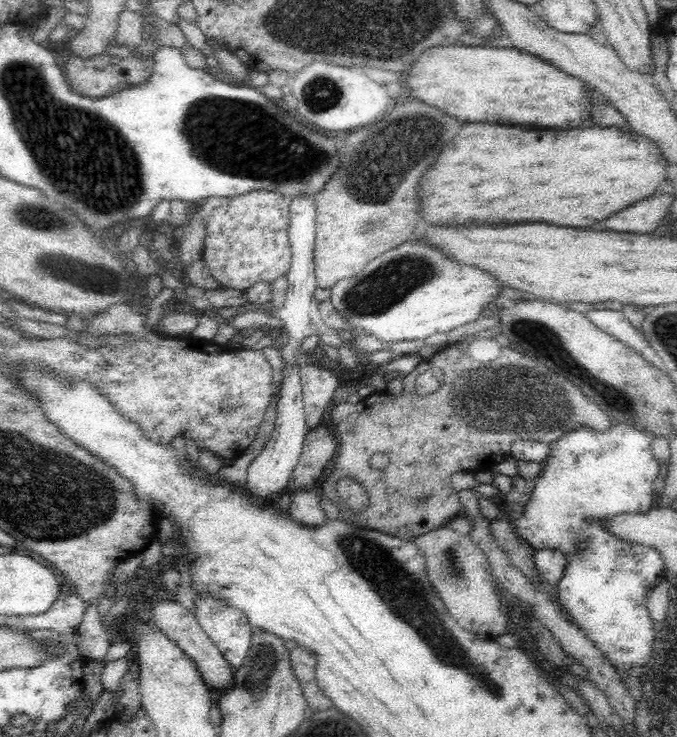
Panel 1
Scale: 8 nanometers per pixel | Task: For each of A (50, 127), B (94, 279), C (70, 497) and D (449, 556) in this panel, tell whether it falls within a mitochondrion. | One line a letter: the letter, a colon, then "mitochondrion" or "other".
A: mitochondrion
B: mitochondrion
C: mitochondrion
D: mitochondrion

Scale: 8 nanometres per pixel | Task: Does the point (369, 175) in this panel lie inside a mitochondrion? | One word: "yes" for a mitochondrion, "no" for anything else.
yes

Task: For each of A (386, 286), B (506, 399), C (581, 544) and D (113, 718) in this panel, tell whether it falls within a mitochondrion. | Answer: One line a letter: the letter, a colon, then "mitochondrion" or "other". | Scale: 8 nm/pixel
A: mitochondrion
B: mitochondrion
C: mitochondrion
D: other

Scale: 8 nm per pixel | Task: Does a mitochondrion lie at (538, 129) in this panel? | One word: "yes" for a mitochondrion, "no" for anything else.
no

